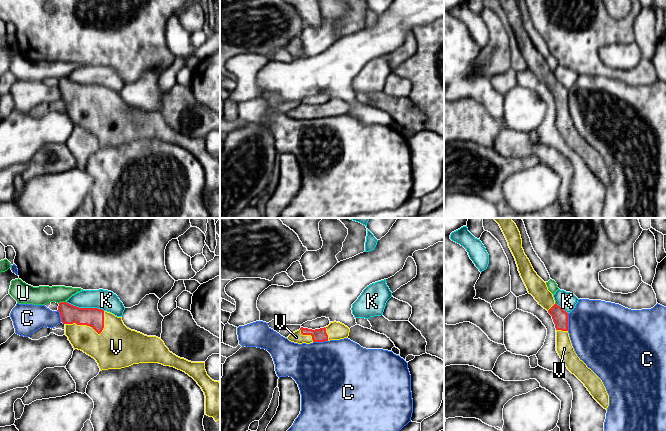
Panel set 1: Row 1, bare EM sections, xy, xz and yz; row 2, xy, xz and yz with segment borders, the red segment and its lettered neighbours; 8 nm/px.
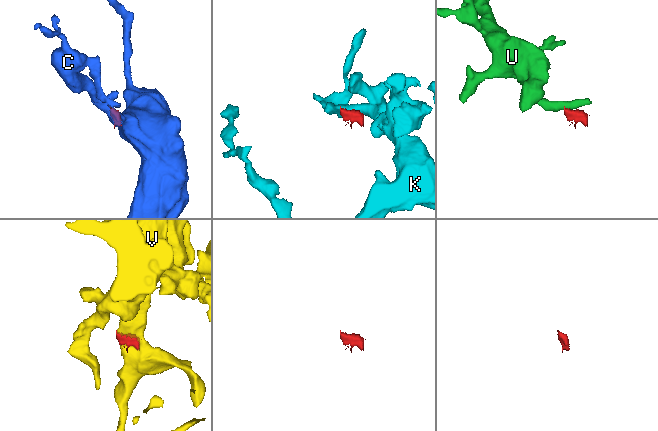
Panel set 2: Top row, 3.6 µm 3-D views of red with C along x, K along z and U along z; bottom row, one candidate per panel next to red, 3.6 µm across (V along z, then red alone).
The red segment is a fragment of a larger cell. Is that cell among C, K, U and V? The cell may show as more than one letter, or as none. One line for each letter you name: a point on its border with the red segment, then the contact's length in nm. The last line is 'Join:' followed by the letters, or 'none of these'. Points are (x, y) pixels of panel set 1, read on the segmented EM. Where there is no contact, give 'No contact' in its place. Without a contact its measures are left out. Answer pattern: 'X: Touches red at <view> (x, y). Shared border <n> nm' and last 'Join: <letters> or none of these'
V: Touches red at xy (93, 328). Shared border 340 nm
Join: V

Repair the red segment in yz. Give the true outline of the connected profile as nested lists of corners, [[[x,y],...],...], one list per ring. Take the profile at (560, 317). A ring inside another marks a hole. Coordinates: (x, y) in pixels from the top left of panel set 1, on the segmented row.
[[[493,218],[500,226],[515,258],[520,276],[529,294],[552,316],[556,328],[556,351],[567,369],[587,388],[593,398],[607,410],[609,395],[602,380],[577,356],[568,333],[568,313],[555,303],[553,294],[534,271],[522,248],[522,239],[511,218]]]

